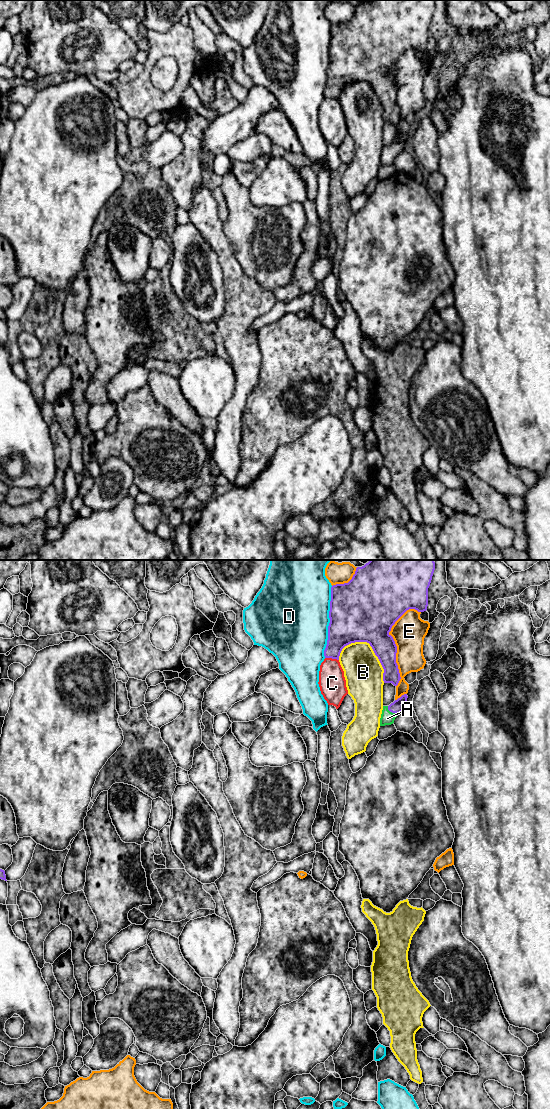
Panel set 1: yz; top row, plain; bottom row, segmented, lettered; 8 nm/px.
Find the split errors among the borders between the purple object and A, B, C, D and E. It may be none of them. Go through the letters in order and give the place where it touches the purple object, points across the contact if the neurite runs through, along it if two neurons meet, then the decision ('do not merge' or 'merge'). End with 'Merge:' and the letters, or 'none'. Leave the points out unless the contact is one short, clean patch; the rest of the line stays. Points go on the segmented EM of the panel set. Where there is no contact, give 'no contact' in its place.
A: meets purple in yz at (391, 711); runs through yz (397, 706), (391, 711), (387, 718); merge
B: meets purple in yz at (372, 648); do not merge
C: meets purple in yz at (332, 658); do not merge
D: meets purple in yz at (330, 622); do not merge
E: meets purple in yz at (395, 645); do not merge
Merge: A

